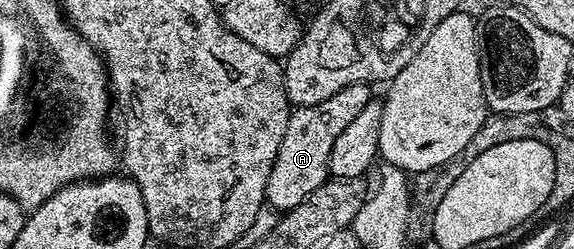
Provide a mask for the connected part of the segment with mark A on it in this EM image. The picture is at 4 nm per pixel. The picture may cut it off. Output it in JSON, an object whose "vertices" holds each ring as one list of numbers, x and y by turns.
{"vertices":[[355,84,338,90,326,102,314,106,296,108,286,122,286,134,282,134,282,146,278,146,278,158,274,158,274,170,270,170,270,182,266,182,265,201,280,208,281,213,289,212,299,203,306,202,314,190,330,179,328,163,334,150,334,142,346,125,360,113,362,106,374,98,369,85]]}

